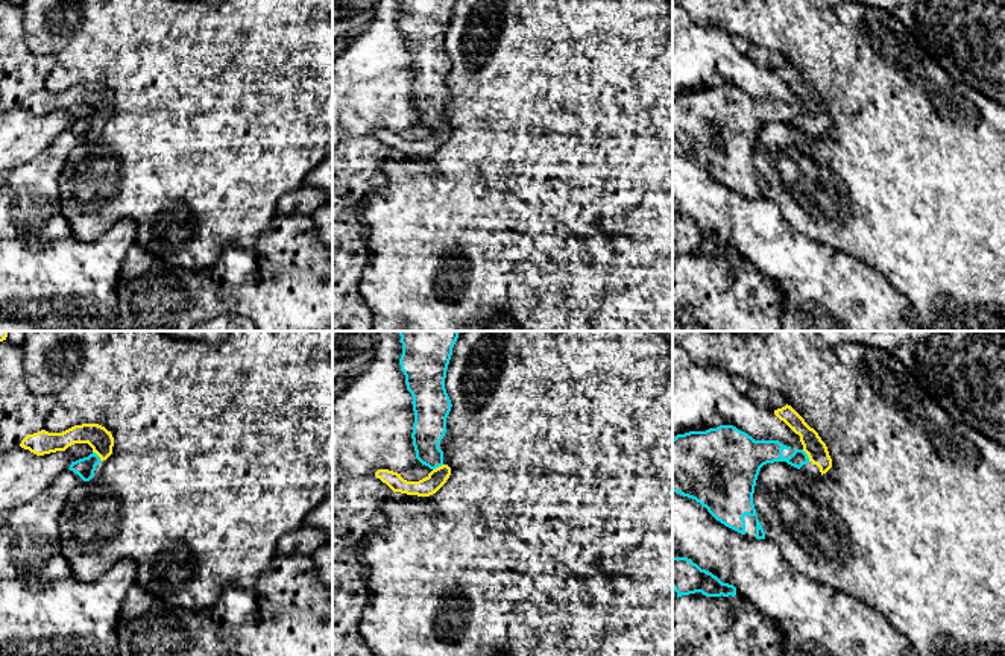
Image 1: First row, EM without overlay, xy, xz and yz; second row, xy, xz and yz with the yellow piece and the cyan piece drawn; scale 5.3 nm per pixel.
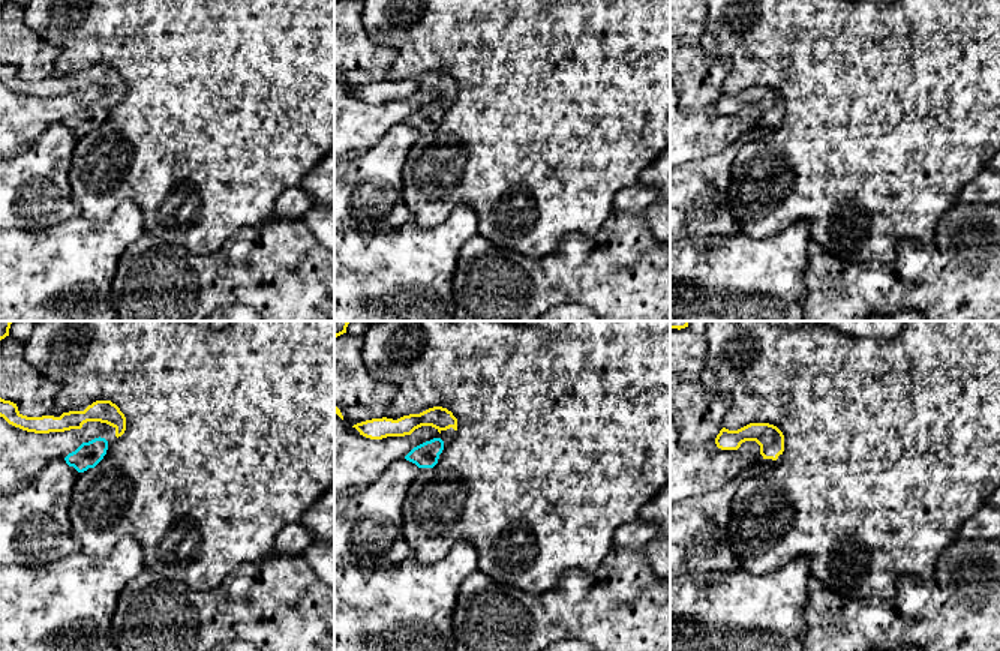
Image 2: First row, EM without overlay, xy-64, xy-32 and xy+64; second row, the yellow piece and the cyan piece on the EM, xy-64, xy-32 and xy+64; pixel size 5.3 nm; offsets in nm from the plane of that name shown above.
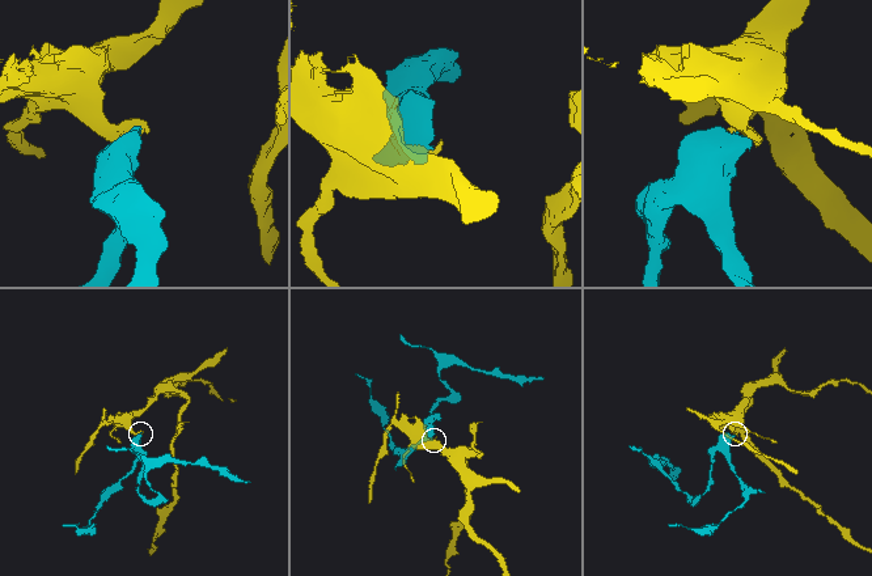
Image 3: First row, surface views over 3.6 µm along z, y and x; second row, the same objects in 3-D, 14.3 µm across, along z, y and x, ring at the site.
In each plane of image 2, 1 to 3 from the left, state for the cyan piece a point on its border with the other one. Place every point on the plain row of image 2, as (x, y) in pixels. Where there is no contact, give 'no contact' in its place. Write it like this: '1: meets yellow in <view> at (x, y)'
1: no contact
2: no contact
3: no contact

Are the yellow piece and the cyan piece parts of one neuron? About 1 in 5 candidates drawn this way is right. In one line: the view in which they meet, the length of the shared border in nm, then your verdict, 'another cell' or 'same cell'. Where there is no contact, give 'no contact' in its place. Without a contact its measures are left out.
contact in yz; length 80 nm; same cell

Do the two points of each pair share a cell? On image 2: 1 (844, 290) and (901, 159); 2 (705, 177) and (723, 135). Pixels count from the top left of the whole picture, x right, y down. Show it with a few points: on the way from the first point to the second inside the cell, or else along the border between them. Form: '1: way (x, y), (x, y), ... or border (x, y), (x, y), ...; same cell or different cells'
1: border (823, 248), (852, 263), (879, 261), (891, 264); different cells
2: border (744, 132), (721, 150), (685, 164); different cells

